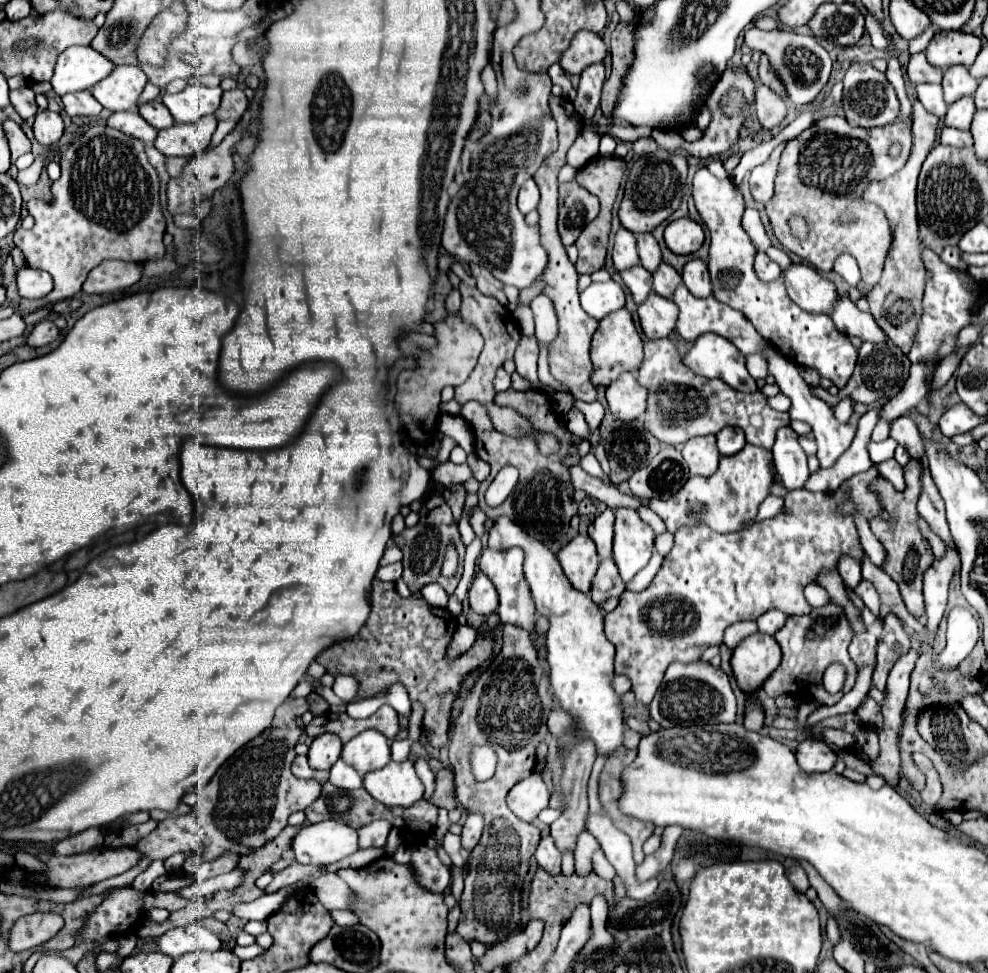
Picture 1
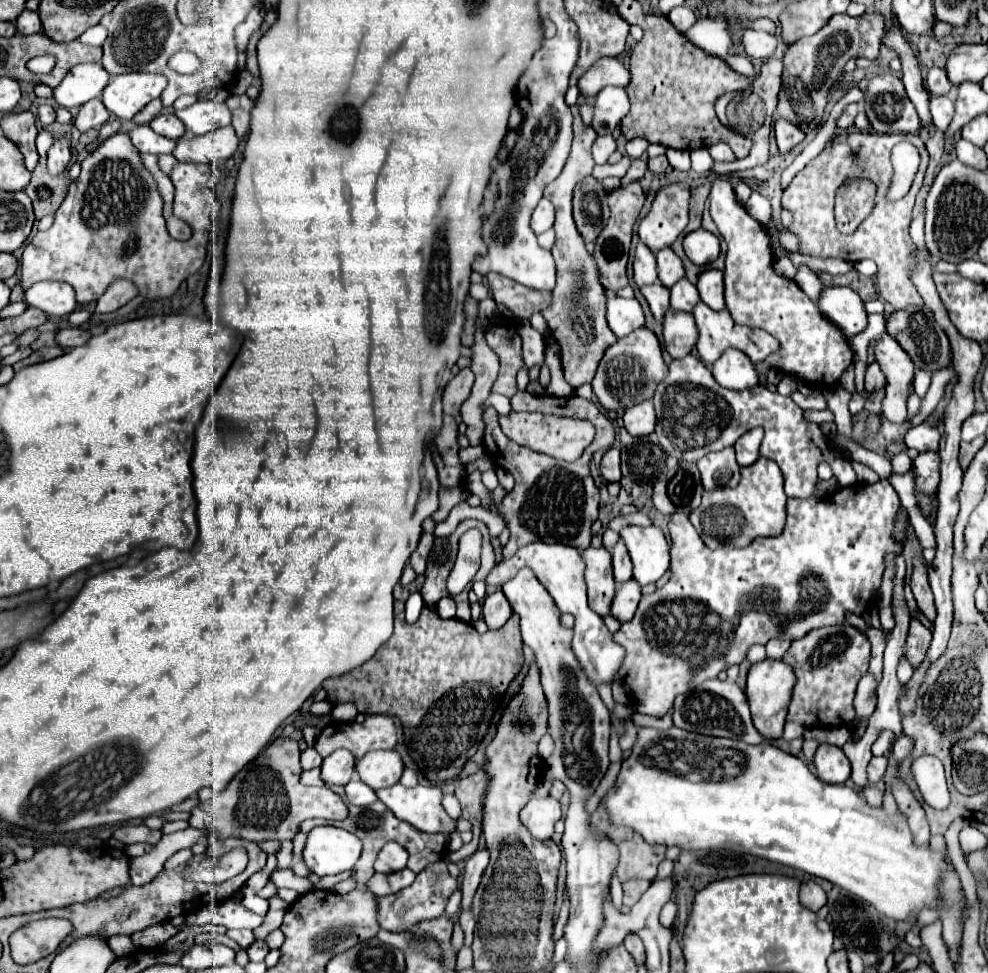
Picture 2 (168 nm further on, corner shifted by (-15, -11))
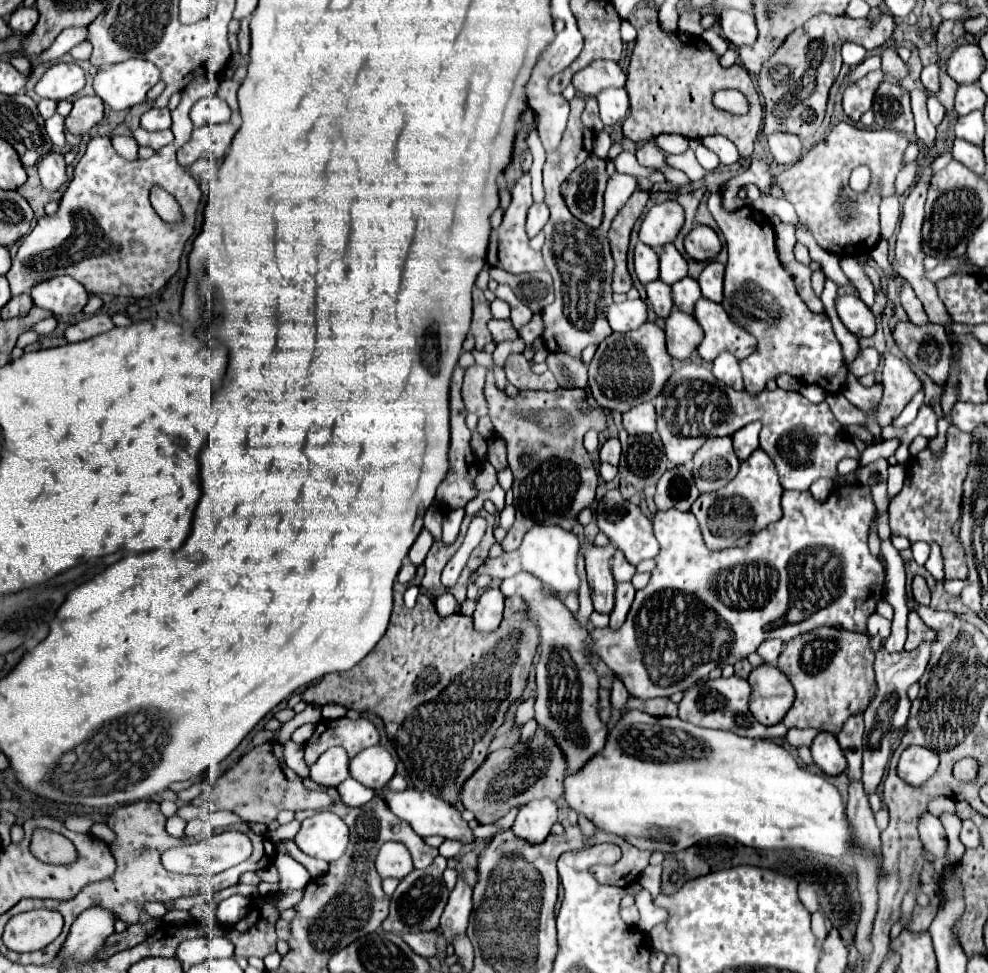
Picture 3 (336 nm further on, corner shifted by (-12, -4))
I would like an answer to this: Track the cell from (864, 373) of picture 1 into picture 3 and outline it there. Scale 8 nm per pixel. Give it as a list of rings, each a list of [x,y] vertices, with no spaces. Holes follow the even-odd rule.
[[[865,348],[859,352],[859,356],[855,358],[855,362],[849,366],[849,372],[855,374],[857,378],[865,376],[865,374],[871,374],[877,370],[881,362],[881,354],[875,350],[875,348]]]

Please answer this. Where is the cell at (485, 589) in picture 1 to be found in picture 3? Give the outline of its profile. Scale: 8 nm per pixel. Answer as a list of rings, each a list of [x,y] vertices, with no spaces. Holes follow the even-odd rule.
[[[487,588],[477,600],[477,610],[473,614],[475,630],[479,632],[495,630],[501,624],[503,602],[505,602],[505,596],[501,594],[499,588]]]

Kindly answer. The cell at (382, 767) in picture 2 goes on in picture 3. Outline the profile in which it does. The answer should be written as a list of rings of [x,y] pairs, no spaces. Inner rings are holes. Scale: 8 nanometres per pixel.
[[[371,746],[351,758],[349,772],[363,786],[379,792],[395,774],[395,760],[383,746]]]

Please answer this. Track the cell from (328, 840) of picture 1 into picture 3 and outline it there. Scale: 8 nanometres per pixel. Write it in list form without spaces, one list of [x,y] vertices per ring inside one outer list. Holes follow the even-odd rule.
[[[321,810],[301,822],[295,844],[313,858],[333,862],[345,854],[349,844],[349,828],[337,814]]]

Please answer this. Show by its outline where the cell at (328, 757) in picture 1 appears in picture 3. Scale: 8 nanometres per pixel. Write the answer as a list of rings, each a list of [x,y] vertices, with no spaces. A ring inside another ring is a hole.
[[[329,748],[311,766],[311,778],[323,786],[339,786],[349,778],[349,756],[343,748]]]

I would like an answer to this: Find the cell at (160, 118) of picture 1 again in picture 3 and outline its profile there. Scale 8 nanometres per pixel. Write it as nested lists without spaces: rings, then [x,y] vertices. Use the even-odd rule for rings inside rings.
[[[151,108],[141,116],[141,126],[145,130],[167,130],[171,128],[171,110],[169,108]]]

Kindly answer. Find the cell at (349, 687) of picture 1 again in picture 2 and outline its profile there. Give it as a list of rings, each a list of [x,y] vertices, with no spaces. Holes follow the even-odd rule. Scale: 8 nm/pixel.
[[[342,703],[342,705],[334,705],[330,711],[330,717],[334,721],[354,721],[358,715],[354,703]]]

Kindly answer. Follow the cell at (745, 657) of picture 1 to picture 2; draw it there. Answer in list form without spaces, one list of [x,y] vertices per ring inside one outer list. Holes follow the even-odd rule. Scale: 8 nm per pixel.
[[[764,659],[762,663],[750,667],[746,695],[748,695],[748,701],[750,701],[750,711],[752,711],[754,727],[766,739],[778,739],[782,735],[786,713],[788,713],[788,705],[790,705],[790,699],[792,699],[792,687],[794,687],[794,683],[796,683],[794,671],[784,661]]]

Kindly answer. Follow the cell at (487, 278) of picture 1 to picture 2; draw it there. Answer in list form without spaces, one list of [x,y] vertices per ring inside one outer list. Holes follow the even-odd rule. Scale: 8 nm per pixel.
[[[488,273],[488,283],[494,301],[504,303],[516,317],[532,317],[536,311],[544,311],[552,303],[552,291],[536,291],[514,283],[498,273]]]

